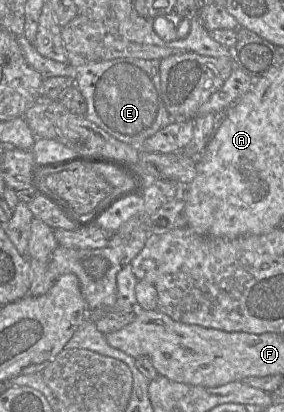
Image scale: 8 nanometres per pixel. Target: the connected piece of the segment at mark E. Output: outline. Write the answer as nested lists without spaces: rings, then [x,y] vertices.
[[[24,35],[16,37],[28,64],[41,74],[50,77],[71,77],[87,102],[85,118],[115,139],[134,148],[160,129],[174,123],[160,97],[160,60],[117,58],[97,61],[80,68],[42,56]]]

